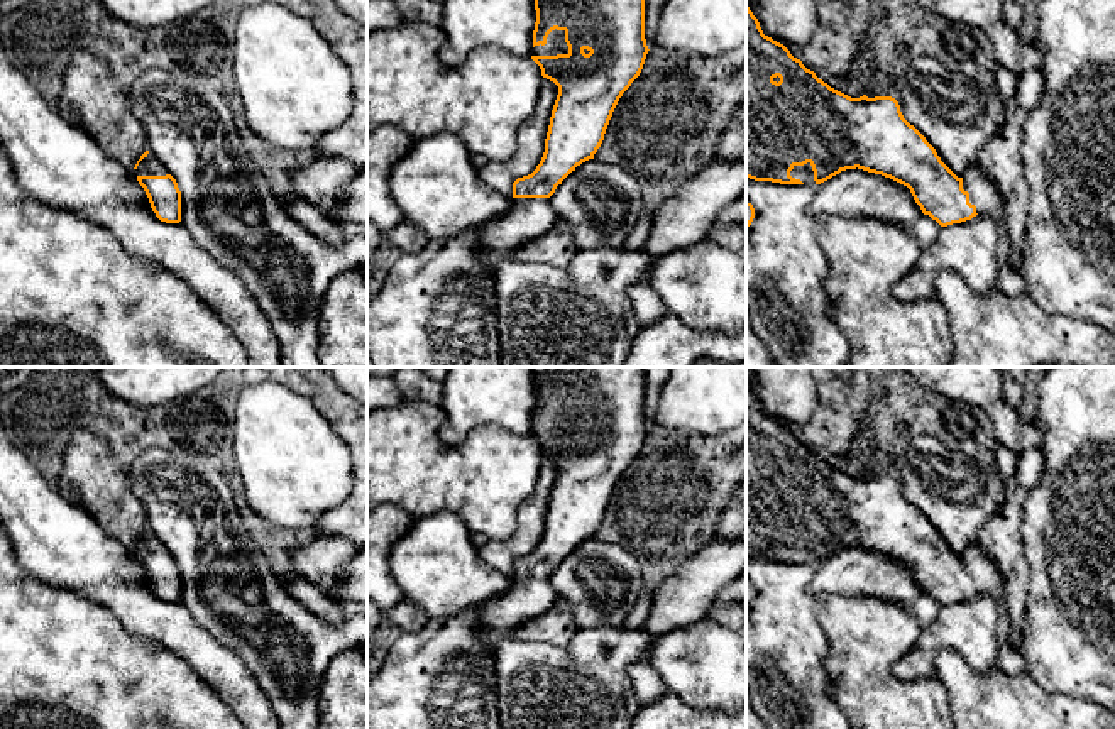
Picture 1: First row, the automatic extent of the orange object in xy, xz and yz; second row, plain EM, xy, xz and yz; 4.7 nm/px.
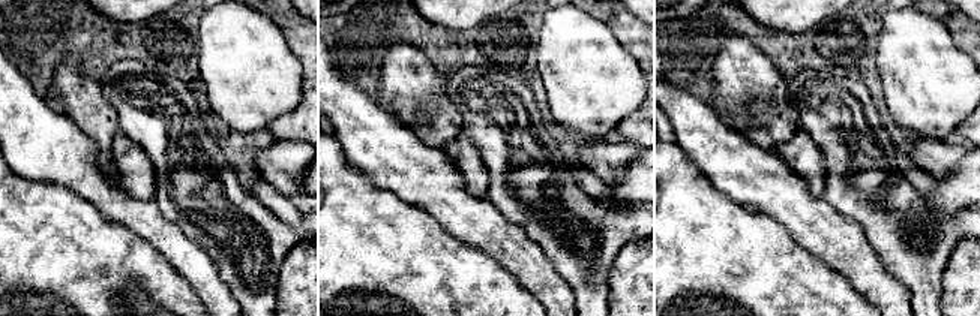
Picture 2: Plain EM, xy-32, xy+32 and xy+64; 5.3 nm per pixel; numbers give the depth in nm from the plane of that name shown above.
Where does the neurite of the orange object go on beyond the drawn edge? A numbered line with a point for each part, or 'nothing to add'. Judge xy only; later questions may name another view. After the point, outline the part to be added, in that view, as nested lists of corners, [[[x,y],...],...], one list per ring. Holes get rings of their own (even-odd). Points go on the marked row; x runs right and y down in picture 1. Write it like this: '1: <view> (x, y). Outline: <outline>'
1: xy (149, 166). Outline: [[[149,152],[134,169],[134,176],[166,176],[168,169]]]

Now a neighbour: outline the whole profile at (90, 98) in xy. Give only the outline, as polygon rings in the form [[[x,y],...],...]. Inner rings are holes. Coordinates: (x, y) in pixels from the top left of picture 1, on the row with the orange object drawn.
[[[76,52],[63,76],[63,91],[56,110],[68,123],[86,132],[96,145],[129,173],[147,151],[146,127],[129,107],[129,88],[113,81],[108,64],[90,52]]]

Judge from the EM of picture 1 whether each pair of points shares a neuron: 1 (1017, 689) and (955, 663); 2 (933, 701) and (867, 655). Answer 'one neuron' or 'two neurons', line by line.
1: one neuron
2: one neuron

